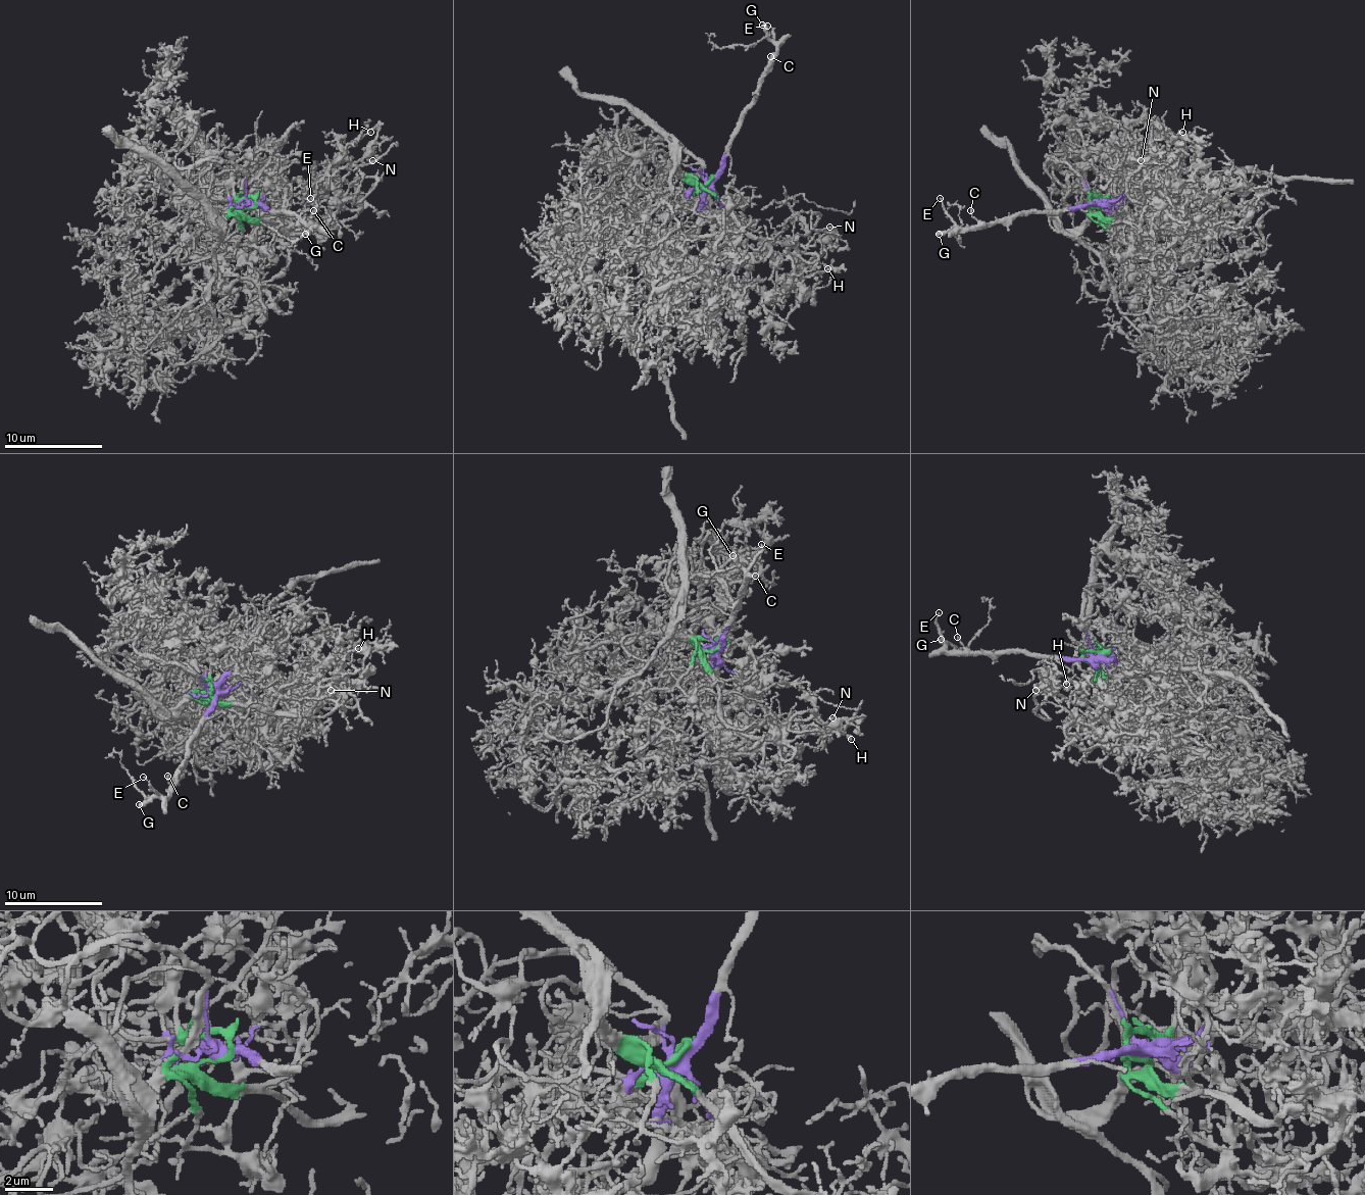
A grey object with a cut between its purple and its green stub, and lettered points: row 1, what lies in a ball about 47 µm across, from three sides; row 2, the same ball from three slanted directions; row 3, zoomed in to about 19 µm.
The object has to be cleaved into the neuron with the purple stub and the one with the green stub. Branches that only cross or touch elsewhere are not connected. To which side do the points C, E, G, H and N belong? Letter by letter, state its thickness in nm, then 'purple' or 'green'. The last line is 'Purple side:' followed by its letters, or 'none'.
C: 130 nm | purple
E: 120 nm | purple
G: 340 nm | purple
H: 170 nm | green
N: 110 nm | green
Purple side: C, E, G

